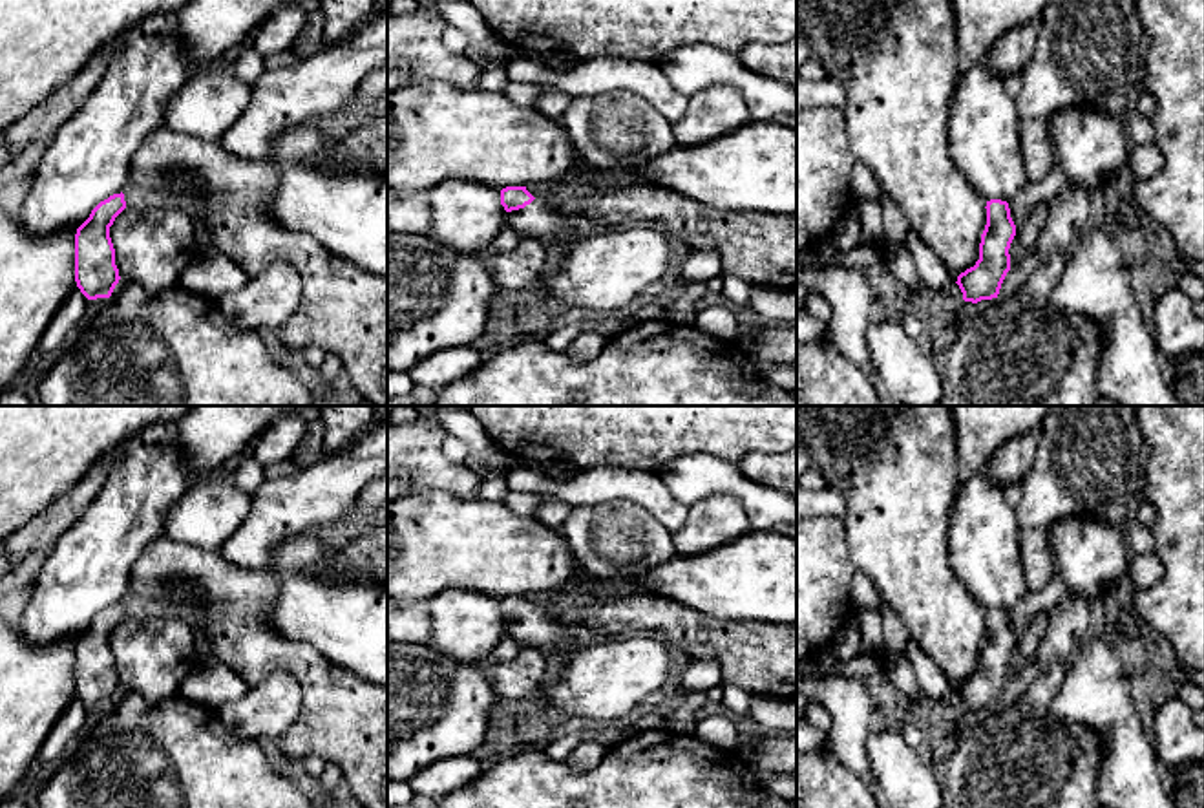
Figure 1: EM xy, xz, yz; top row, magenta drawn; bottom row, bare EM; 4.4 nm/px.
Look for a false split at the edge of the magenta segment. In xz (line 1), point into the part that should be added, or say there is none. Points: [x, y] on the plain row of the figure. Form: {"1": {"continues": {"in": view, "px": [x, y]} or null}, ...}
{"1": {"continues": {"in": "xz", "px": [539, 631]}}}

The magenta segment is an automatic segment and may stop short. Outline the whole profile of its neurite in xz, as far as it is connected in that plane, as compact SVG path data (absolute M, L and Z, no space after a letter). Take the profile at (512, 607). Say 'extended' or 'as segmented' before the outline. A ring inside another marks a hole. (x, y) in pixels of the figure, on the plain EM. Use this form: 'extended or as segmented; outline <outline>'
extended; outline M526 596L502 598L501 614L508 622L508 634L521 649L535 649L543 654L568 654L577 647L566 631L566 623L535 609Z

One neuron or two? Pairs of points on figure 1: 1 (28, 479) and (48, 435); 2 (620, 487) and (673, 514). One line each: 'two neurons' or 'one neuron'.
1: one neuron
2: one neuron

